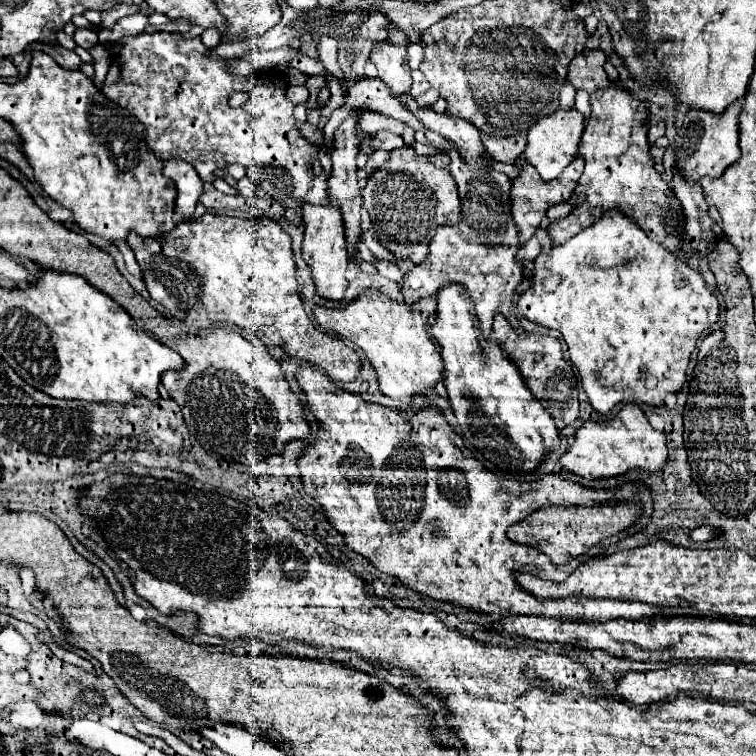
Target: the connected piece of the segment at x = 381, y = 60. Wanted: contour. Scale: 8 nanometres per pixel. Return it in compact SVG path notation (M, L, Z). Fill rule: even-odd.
M388 41L376 43L370 61L378 69L378 79L396 99L402 99L410 93L412 77L406 63L406 47L392 45Z

